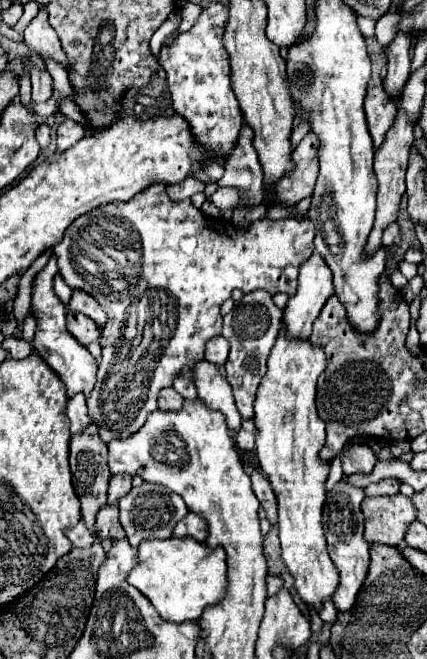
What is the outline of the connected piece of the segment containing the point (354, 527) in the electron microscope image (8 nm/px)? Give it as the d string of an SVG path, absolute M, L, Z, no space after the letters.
M337 482L335 488L331 492L327 492L327 500L323 506L323 528L325 528L325 536L327 536L329 556L341 574L339 590L333 596L335 608L339 612L347 612L353 608L355 598L357 598L361 584L365 582L367 570L369 570L369 560L371 560L369 548L371 546L367 542L363 542L363 514L359 510L363 498L365 498L363 488L353 488L343 482Z

